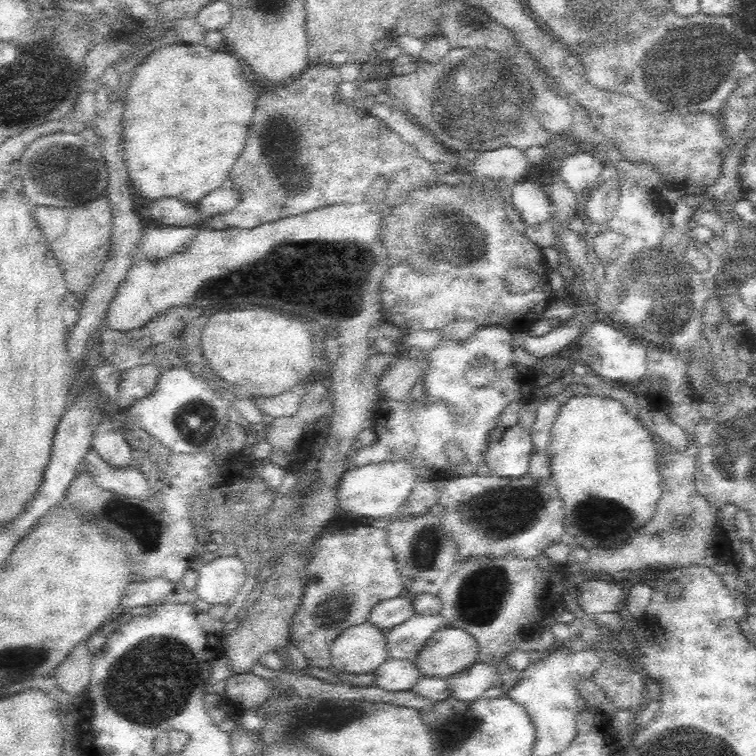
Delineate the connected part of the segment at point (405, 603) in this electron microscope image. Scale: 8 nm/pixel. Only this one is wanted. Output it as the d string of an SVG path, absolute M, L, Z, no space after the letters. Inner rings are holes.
M405 594L397 598L388 598L388 600L374 606L367 622L385 632L390 628L394 628L394 626L403 624L412 616L415 616L414 606L410 596Z

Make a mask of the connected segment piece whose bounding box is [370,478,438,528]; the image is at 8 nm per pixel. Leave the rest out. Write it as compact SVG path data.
M417 478L412 486L412 492L410 492L402 507L398 508L398 512L392 514L392 518L380 518L378 522L370 522L370 524L380 528L387 528L394 519L400 518L401 516L418 516L437 508L438 491L436 491L436 485L434 485L433 481L422 481Z

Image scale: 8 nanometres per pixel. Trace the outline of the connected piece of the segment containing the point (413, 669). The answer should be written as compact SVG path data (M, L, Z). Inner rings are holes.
M390 657L373 673L375 677L372 684L390 692L410 690L421 677L414 661Z

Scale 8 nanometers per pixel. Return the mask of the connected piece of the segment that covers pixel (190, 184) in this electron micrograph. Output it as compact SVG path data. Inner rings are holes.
M170 43L162 45L154 49L148 56L133 70L133 76L127 86L126 106L124 108L124 160L128 164L129 181L134 183L136 191L140 192L143 197L150 200L158 200L161 198L172 197L178 200L186 200L186 202L200 202L212 190L220 188L222 182L228 179L230 168L236 162L236 158L240 156L246 136L248 136L248 126L252 122L254 116L254 106L256 106L256 92L252 88L252 84L244 78L244 68L242 62L234 55L228 52L216 52L201 44L187 45L182 43Z

